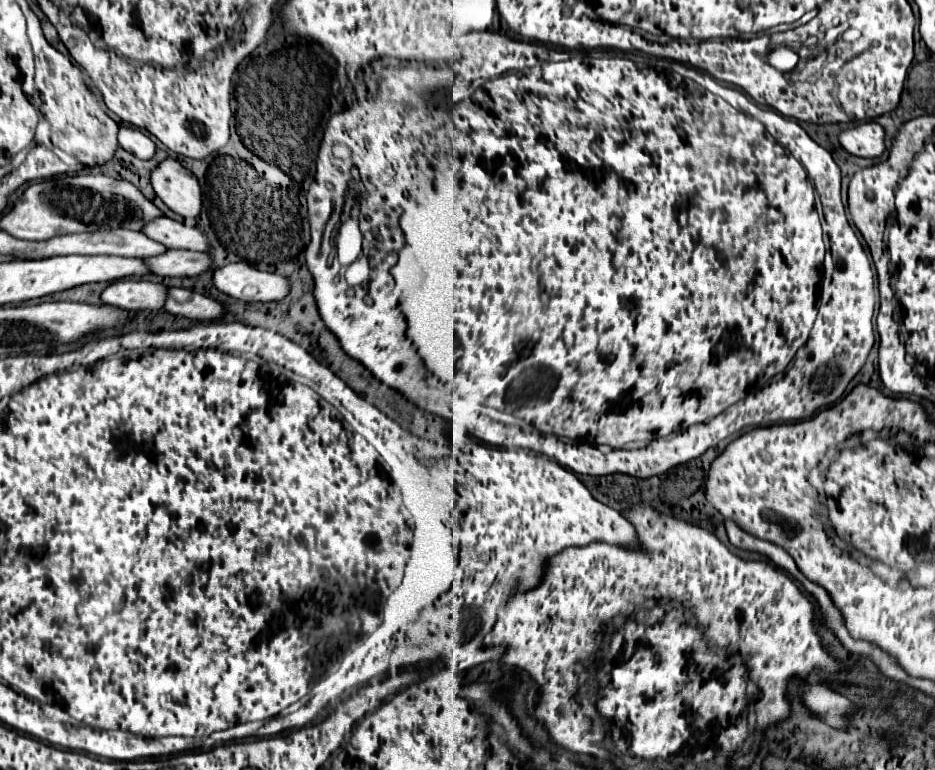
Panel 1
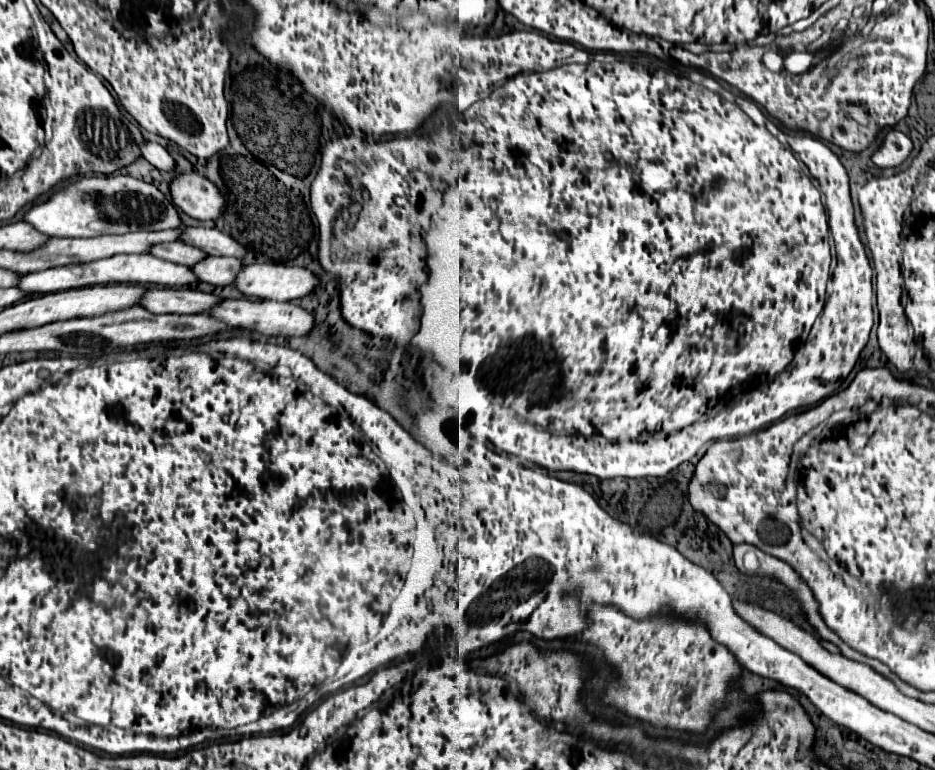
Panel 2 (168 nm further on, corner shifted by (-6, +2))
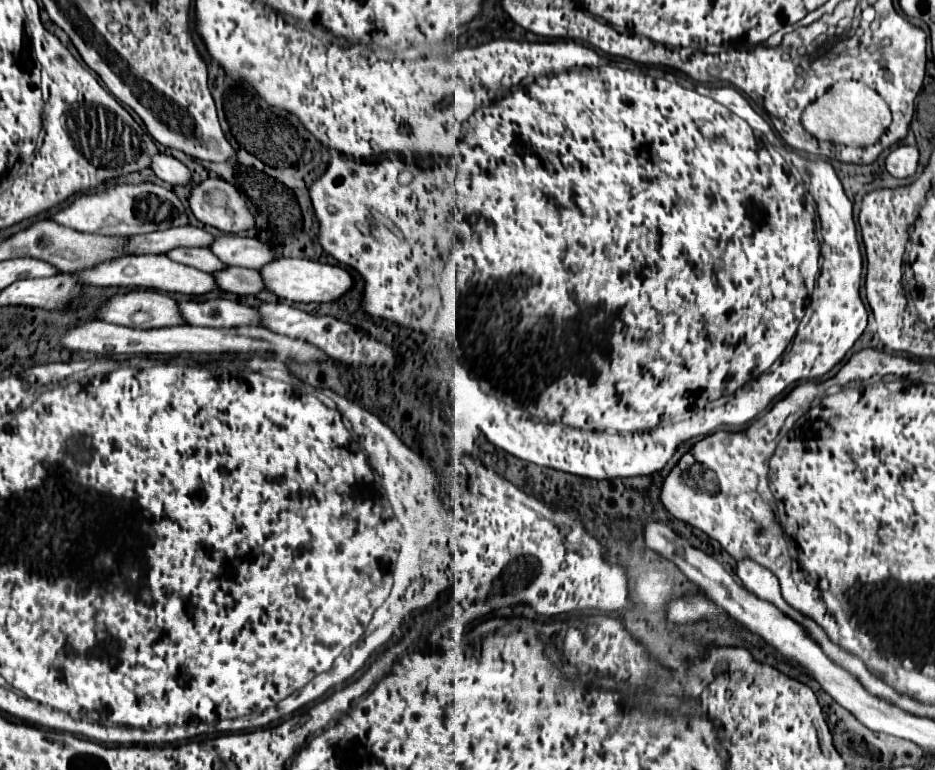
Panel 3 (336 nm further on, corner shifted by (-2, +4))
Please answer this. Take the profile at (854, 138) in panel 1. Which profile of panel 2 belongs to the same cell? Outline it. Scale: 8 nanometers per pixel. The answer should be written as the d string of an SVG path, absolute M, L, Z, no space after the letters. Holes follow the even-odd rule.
M888 129L888 135L884 137L882 145L872 153L872 161L878 167L896 167L900 165L912 151L912 141L906 133L898 129Z

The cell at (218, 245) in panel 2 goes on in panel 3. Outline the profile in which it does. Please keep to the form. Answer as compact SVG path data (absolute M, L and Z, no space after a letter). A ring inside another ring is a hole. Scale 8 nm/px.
M220 235L210 245L210 251L230 267L246 267L246 269L262 269L264 263L278 259L280 255L268 247L266 243L254 237L238 237L238 235Z

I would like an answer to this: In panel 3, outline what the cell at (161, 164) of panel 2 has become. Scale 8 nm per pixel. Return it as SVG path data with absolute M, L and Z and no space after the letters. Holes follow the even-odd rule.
M154 155L152 157L152 171L170 185L188 185L190 183L190 171L186 165L182 165L178 159L168 155Z

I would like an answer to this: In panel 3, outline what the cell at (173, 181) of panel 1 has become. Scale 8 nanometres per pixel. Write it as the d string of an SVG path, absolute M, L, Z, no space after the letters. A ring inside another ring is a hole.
M206 179L192 189L190 209L198 221L216 227L222 233L242 233L254 229L250 215L238 189L224 179Z

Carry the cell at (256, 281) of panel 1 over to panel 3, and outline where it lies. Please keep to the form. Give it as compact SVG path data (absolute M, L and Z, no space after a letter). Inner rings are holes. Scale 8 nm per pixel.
M278 259L260 269L266 289L276 293L280 299L294 303L330 303L340 299L352 289L352 275L338 265L324 265L310 259Z

